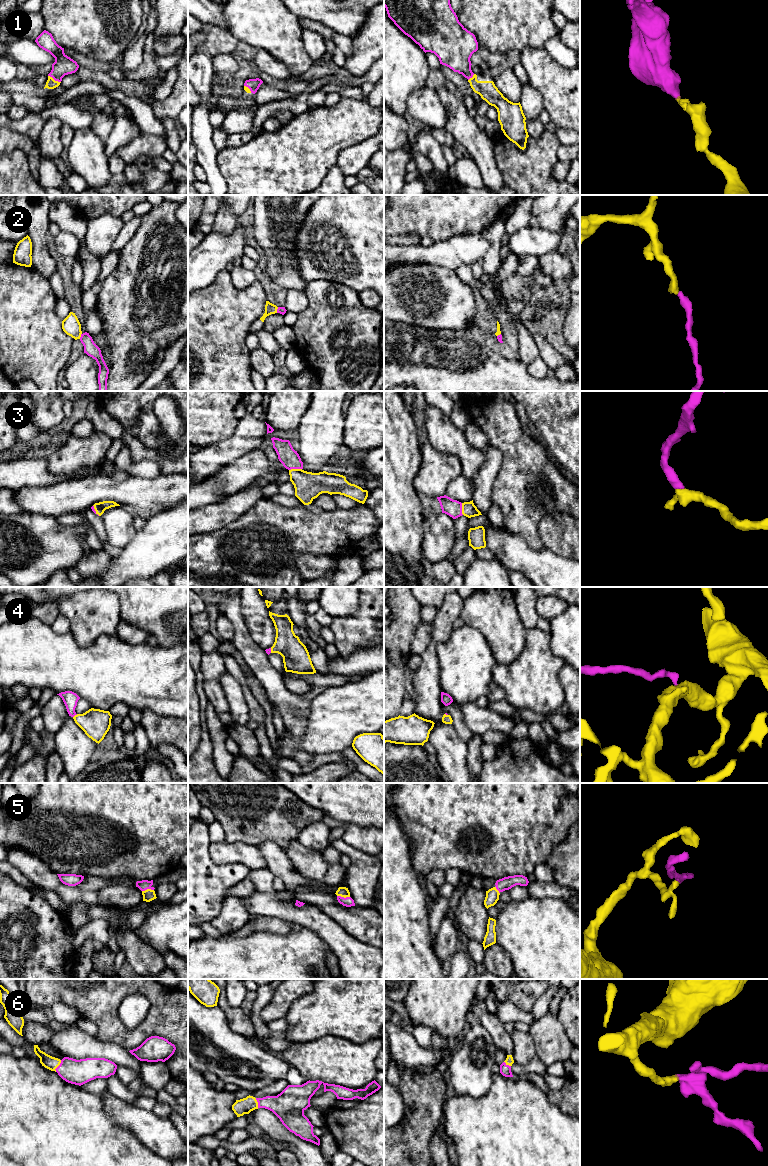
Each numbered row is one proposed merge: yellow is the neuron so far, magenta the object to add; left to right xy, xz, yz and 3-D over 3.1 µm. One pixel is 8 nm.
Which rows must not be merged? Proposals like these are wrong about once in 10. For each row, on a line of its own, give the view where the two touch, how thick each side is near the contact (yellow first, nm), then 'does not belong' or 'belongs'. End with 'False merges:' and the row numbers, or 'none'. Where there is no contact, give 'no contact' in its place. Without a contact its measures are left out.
1: contact in xy; calibres 80 and 160 nm; belongs
2: contact in xy; calibres 150 and 110 nm; belongs
3: contact in xz; calibres 220 and 150 nm; belongs
4: contact in xy; calibres 220 and 120 nm; belongs
5: contact in xz; calibres 80 and 80 nm; belongs
6: contact in xy; calibres 110 and 200 nm; belongs
False merges: none

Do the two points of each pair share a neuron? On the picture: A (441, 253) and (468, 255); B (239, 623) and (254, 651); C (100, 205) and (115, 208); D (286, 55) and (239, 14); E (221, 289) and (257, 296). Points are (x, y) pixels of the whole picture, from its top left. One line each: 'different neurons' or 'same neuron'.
A: same neuron
B: same neuron
C: same neuron
D: same neuron
E: same neuron

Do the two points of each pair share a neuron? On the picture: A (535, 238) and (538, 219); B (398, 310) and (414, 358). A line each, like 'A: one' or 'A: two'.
A: two
B: two

